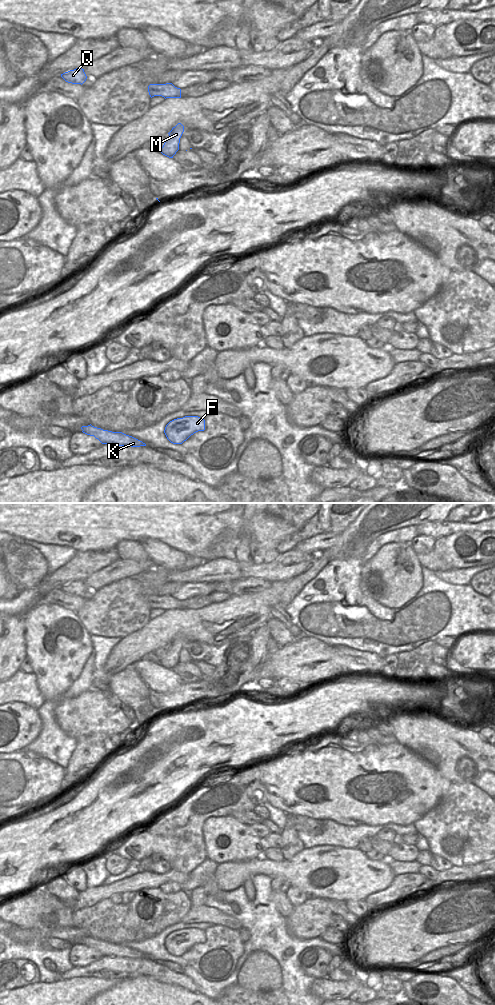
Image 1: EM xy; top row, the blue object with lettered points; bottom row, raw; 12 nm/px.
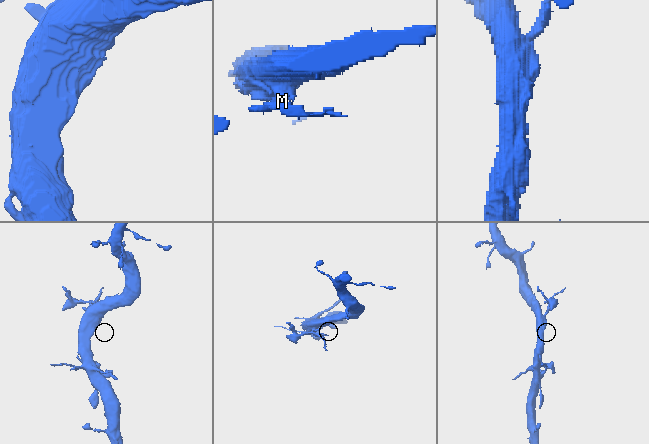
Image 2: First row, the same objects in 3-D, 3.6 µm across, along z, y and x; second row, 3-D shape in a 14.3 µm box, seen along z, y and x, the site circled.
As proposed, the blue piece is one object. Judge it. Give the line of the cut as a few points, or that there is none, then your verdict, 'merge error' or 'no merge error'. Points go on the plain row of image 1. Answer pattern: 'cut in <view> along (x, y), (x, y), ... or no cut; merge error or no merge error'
no cut; no merge error

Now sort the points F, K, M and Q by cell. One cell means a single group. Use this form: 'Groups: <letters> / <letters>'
Groups: F K M Q

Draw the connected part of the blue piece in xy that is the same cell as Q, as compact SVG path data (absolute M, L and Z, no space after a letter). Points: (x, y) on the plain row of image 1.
M76 580L74 582L65 584L65 585L61 586L61 589L68 595L81 596L81 597L87 591L84 581L82 581L82 580Z

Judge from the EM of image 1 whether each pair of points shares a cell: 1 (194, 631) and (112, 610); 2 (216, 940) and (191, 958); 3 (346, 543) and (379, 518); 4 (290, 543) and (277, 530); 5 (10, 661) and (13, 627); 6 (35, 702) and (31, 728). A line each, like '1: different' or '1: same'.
1: different
2: same
3: same
4: different
5: same
6: different

